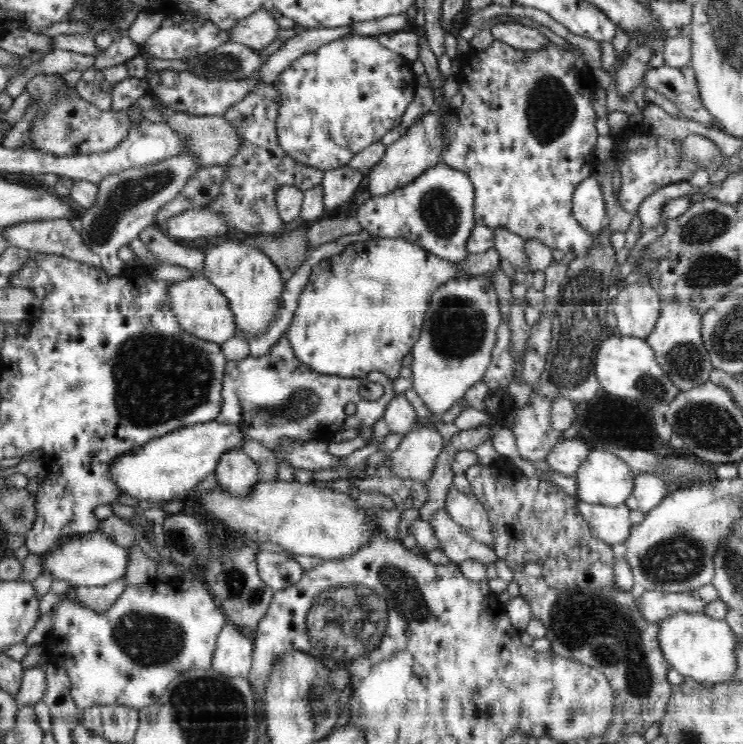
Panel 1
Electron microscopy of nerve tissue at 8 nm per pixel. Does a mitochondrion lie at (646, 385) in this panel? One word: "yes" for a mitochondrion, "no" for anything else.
yes

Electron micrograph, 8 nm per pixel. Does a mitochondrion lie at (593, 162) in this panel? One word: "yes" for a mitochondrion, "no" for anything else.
no

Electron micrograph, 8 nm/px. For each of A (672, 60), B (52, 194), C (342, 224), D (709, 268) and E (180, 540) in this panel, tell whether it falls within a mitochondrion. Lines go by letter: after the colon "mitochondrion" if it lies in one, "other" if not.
A: other
B: other
C: other
D: mitochondrion
E: mitochondrion

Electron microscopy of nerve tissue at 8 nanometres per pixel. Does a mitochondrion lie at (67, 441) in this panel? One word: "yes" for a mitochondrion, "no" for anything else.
no

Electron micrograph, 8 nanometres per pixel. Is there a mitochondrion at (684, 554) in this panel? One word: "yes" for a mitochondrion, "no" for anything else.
yes

